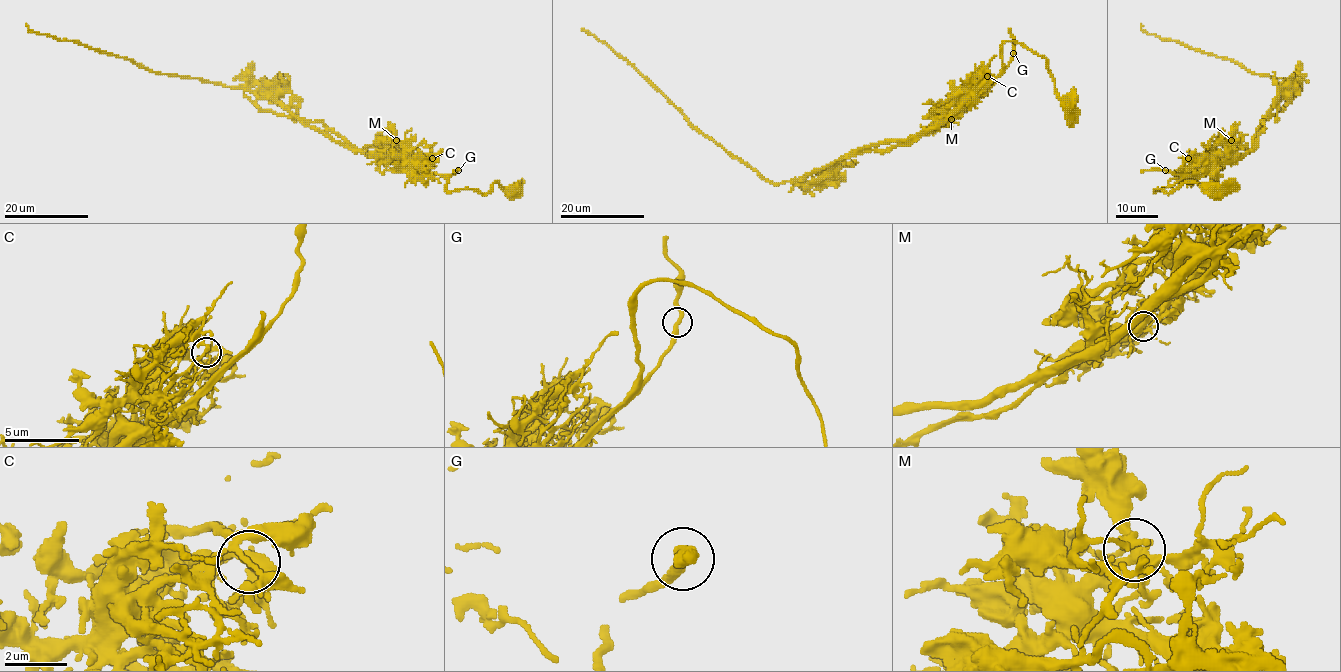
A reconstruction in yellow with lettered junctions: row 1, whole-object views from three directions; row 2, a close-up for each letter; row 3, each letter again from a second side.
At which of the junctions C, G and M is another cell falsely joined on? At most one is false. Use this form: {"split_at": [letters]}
{"split_at": ["C"]}

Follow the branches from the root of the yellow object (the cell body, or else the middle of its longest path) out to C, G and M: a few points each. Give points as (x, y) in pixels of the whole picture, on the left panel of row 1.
C: (511, 190), (495, 182), (488, 194), (464, 188), (448, 192), (446, 179), (440, 175), (426, 175), (431, 158)
G: (511, 190), (495, 182), (488, 194), (464, 188), (448, 192), (447, 177), (458, 170)
M: (511, 190), (495, 182), (488, 194), (464, 188), (448, 192), (446, 179), (404, 157), (396, 148), (396, 140)

